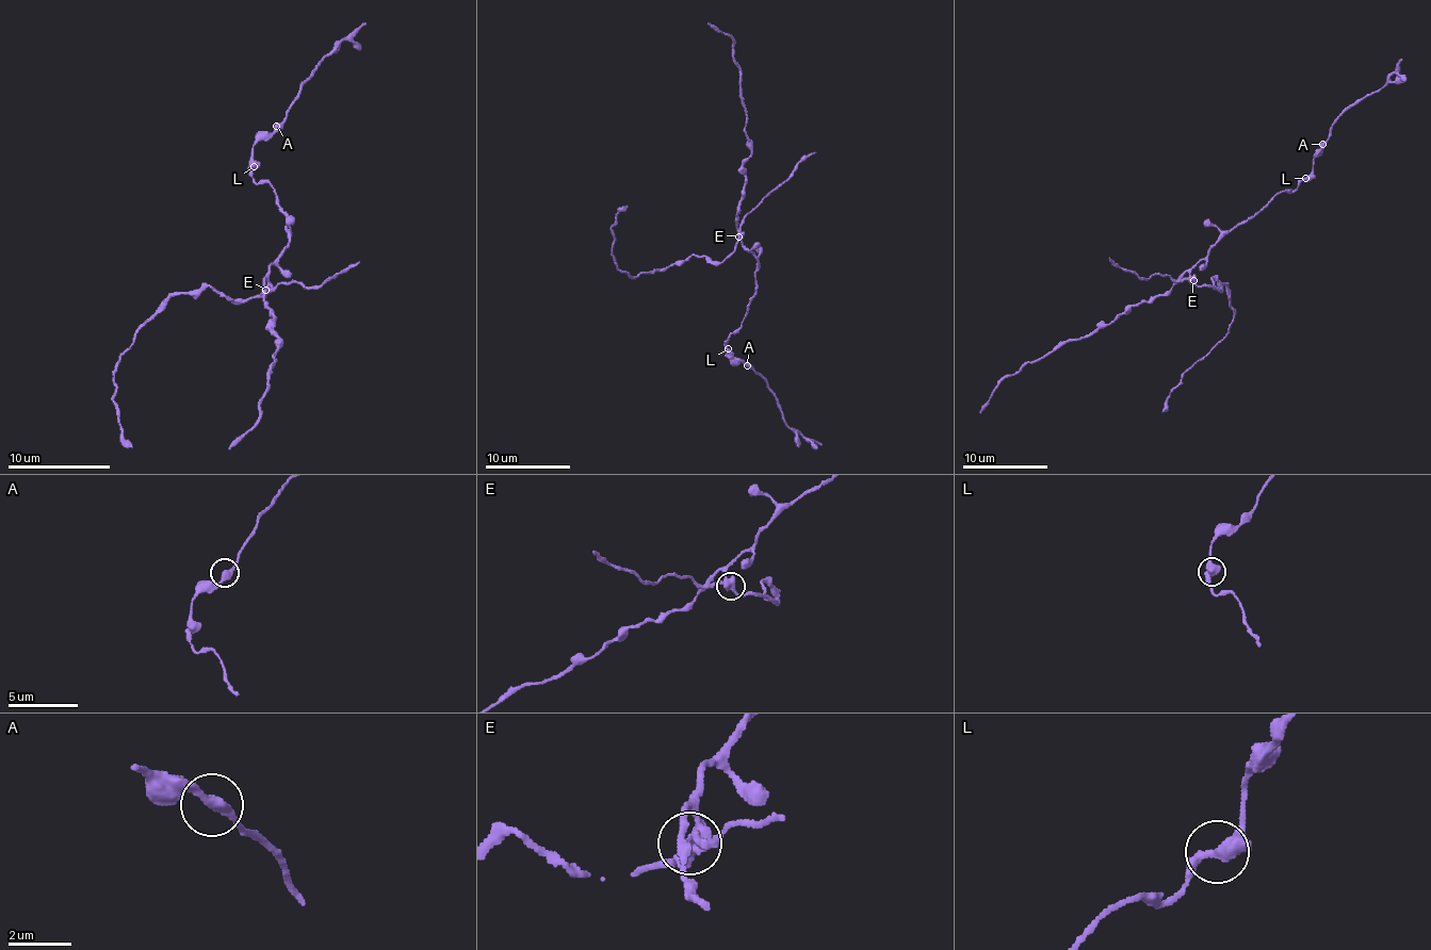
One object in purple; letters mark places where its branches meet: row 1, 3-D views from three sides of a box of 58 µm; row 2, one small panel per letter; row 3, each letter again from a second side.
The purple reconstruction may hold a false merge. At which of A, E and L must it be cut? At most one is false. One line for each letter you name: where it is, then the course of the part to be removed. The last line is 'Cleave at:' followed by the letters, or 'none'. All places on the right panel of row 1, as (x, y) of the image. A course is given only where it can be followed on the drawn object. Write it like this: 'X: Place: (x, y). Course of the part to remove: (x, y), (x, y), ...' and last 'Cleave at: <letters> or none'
E: Place: (1193, 280). Course of the part to remove: (1193, 280), (1217, 289), (1213, 278), (1223, 282), (1234, 314), (1230, 331), (1185, 373), (1161, 411)
Cleave at: E

